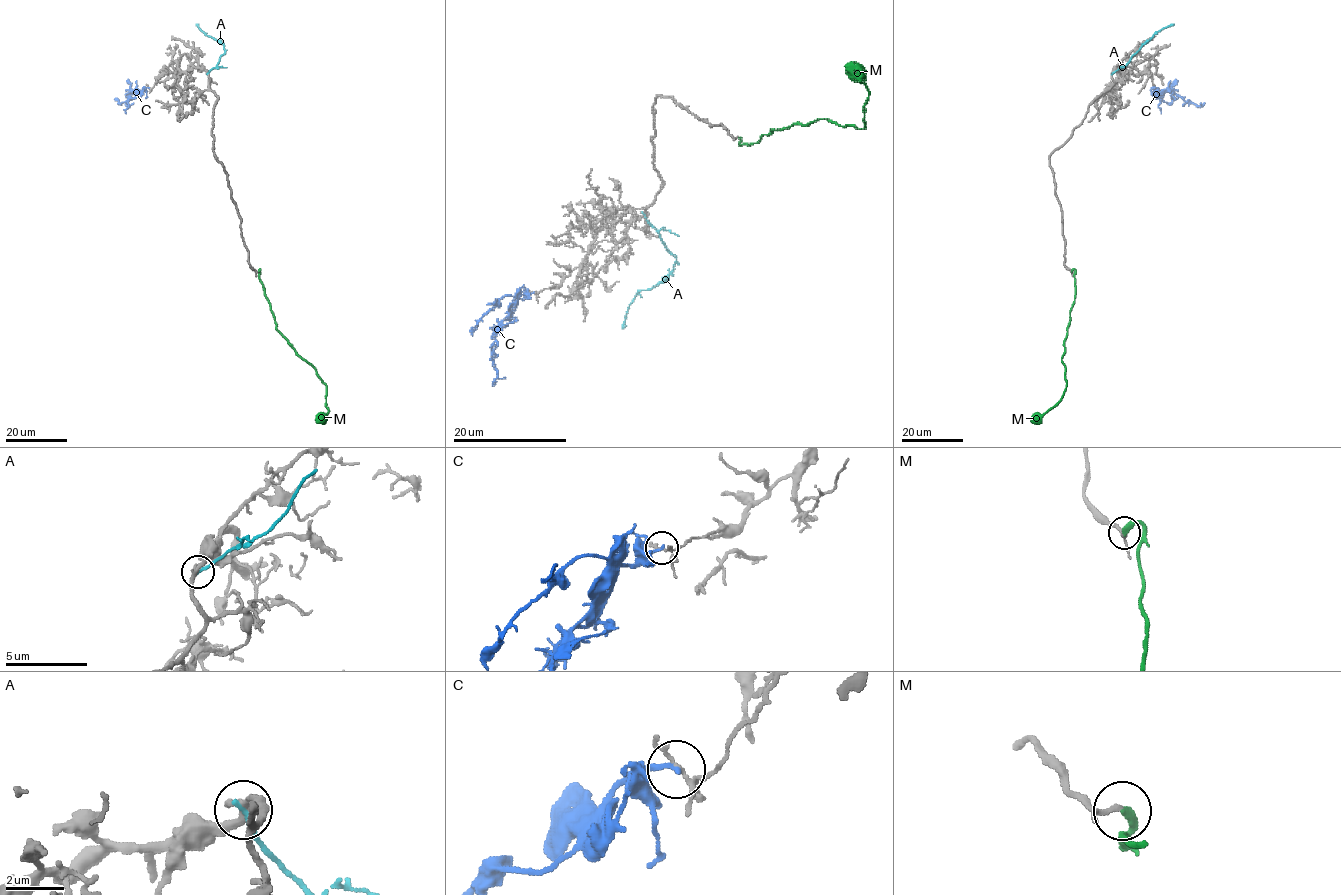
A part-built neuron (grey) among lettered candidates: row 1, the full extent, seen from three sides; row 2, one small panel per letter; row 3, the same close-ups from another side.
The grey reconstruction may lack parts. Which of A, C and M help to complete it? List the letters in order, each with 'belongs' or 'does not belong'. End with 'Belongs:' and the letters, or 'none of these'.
A: does not belong
C: does not belong
M: belongs
Belongs: M

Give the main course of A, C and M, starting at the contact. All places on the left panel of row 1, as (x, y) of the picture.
A: (207, 73), (216, 67), (225, 50), (220, 42), (206, 34), (196, 24)
C: (148, 87), (130, 92), (129, 106), (126, 102)
M: (259, 271), (276, 330), (313, 367), (325, 385), (328, 413), (322, 421), (316, 421)

